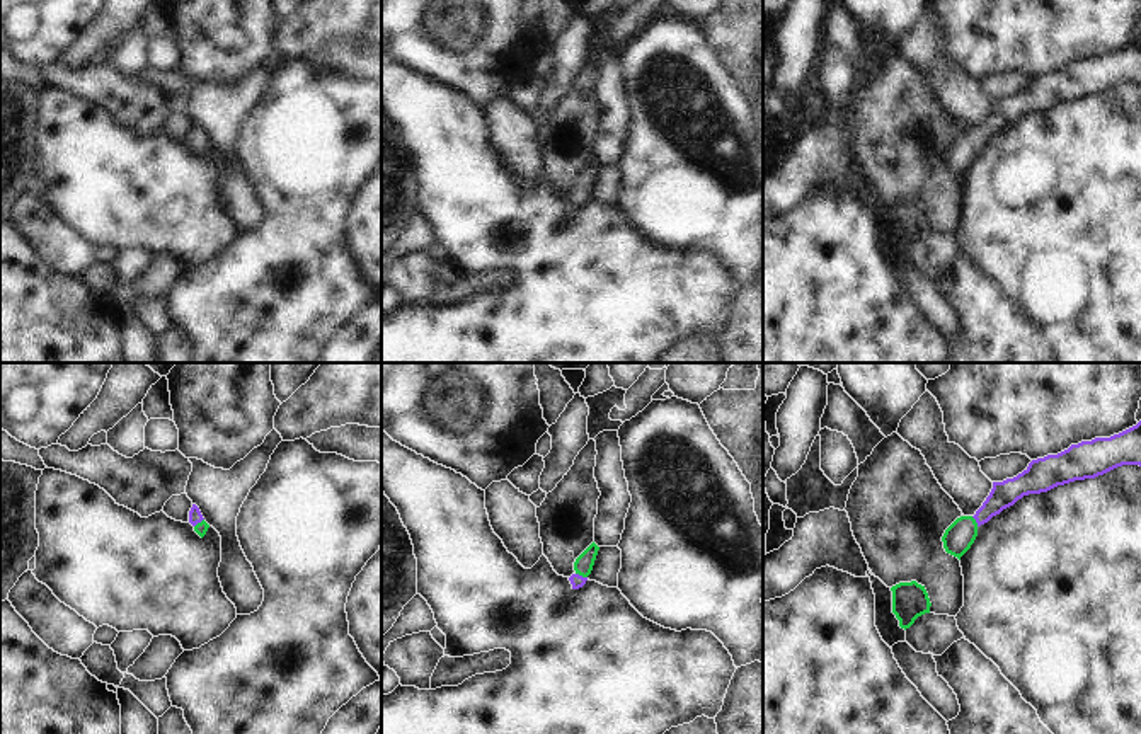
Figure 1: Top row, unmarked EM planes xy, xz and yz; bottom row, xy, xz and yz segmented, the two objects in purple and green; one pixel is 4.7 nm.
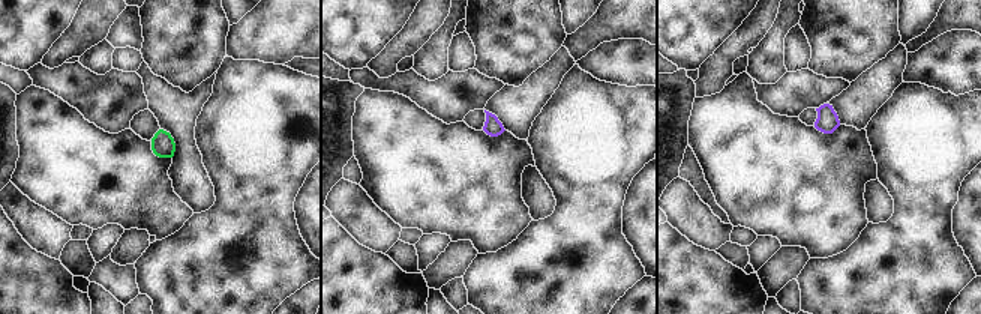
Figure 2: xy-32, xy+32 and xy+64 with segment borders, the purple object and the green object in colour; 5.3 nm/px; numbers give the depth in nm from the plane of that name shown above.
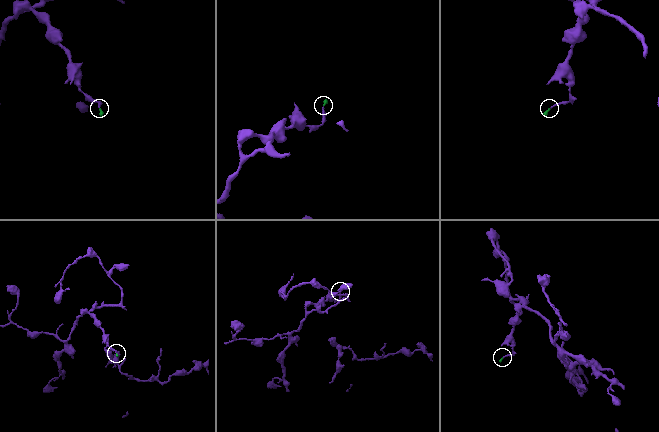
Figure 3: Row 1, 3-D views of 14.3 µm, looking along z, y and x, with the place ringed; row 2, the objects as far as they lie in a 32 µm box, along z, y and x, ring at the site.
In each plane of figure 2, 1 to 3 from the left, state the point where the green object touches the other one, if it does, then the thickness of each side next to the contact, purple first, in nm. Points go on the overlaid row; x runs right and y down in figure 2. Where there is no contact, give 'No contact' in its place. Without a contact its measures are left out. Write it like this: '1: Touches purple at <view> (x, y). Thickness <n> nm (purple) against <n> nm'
1: No contact
2: No contact
3: No contact.

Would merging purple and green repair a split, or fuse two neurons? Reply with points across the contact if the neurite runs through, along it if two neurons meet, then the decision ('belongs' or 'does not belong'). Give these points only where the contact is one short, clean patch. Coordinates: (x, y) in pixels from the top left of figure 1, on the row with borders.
across xz (578, 581), (581, 576), (583, 566) | belongs

